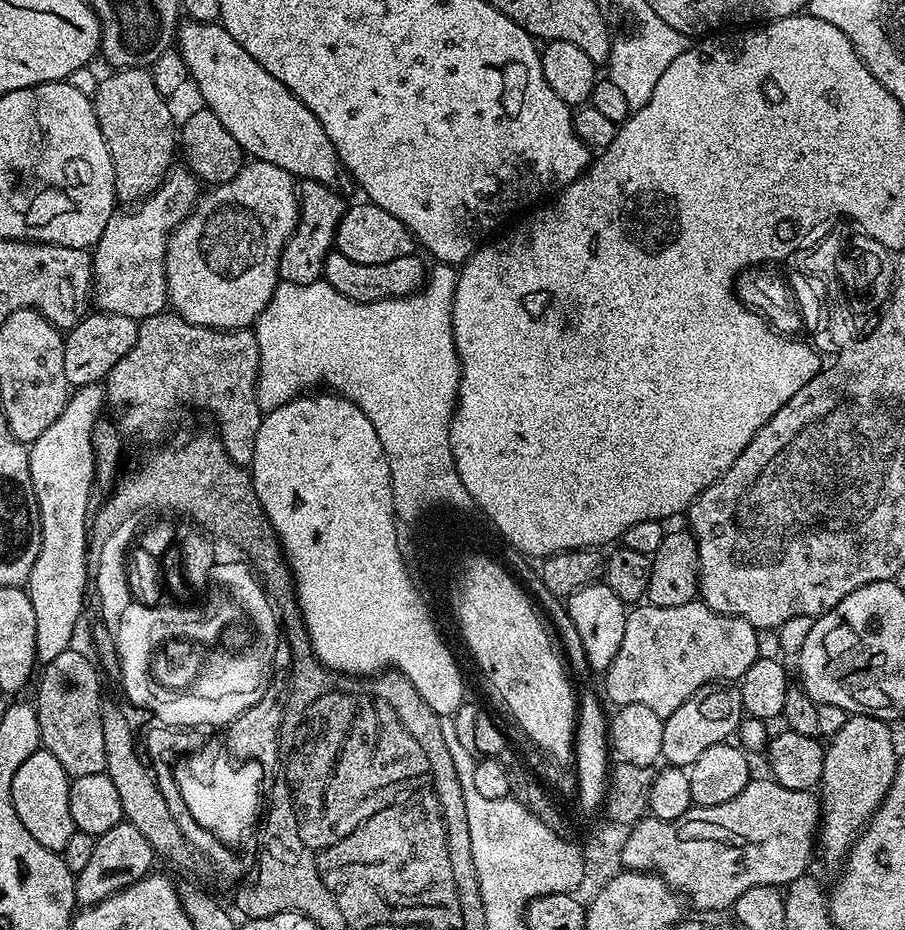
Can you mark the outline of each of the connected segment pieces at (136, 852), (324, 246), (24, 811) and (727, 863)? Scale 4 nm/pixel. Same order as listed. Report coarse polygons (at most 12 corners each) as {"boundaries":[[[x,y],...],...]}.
{"boundaries":[[[138,826],[96,837],[75,873],[77,905],[100,904],[153,871]],[[299,185],[300,220],[280,255],[283,283],[323,277],[346,203]],[[38,750],[12,801],[30,838],[63,853],[77,830],[70,778]],[[815,791],[730,802],[634,824],[621,862],[696,908],[809,871]]]}

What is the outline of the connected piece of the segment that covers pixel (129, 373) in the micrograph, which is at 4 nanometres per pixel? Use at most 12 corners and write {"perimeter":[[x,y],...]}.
{"perimeter":[[165,310],[107,384],[184,384],[251,465],[262,419],[252,328]]}

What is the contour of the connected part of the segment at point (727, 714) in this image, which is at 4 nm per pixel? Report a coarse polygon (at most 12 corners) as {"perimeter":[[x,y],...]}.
{"perimeter":[[701,691],[664,717],[662,760],[687,770],[731,741],[739,691]]}

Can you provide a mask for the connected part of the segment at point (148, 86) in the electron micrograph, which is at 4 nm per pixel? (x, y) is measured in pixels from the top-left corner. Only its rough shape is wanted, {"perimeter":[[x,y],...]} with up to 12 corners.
{"perimeter":[[121,68],[95,92],[117,201],[163,186],[178,120],[149,69]]}

